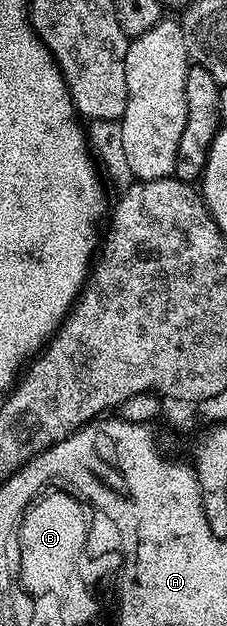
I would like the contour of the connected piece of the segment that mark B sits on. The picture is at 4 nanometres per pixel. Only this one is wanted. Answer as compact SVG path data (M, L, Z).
M44 493L23 515L23 523L20 526L22 586L30 591L46 592L66 587L66 582L76 577L77 563L84 557L88 525L88 511L75 494Z

